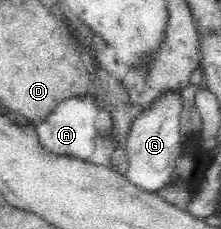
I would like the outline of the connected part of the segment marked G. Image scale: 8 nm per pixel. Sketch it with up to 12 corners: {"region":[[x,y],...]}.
{"region":[[166,91],[132,122],[124,176],[156,193],[180,152],[182,95]]}

